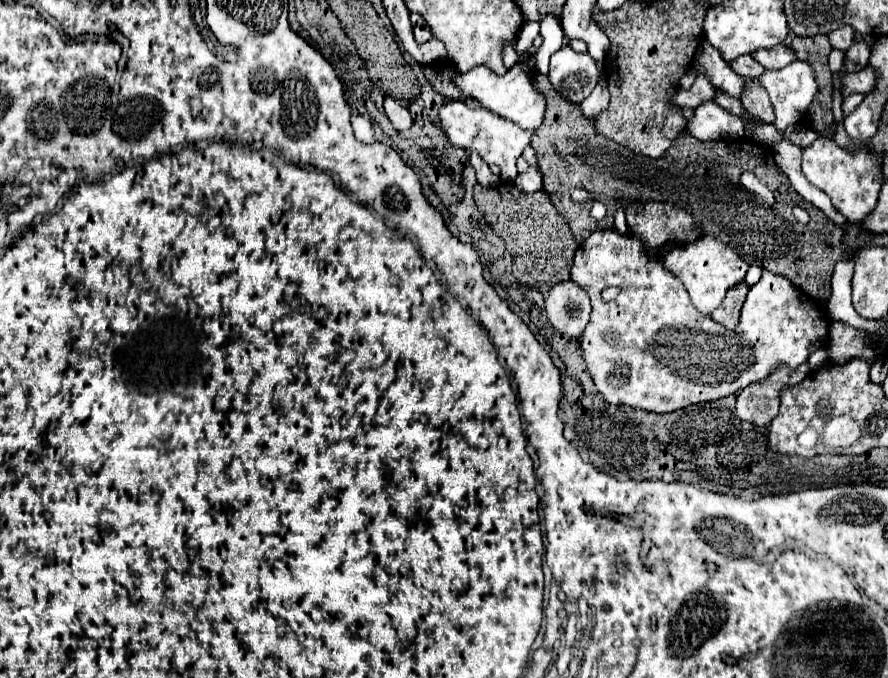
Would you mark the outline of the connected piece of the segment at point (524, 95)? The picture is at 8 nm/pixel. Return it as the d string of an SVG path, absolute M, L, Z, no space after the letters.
M525 62L515 64L513 68L509 68L505 76L497 76L487 66L475 66L469 72L459 72L459 76L455 76L457 78L455 88L459 88L465 98L471 98L471 100L479 102L489 112L495 112L497 116L503 116L505 120L517 122L519 128L535 130L543 122L545 98L541 96L541 92L533 90L529 74L531 74L531 66L525 64Z

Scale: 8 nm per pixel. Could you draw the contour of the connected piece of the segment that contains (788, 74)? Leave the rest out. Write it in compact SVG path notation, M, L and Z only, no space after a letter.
M795 60L781 70L765 70L759 78L775 108L774 126L784 131L803 120L817 96L817 80L811 64Z

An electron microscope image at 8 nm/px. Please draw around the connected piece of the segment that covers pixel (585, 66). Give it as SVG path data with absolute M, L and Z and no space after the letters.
M565 46L551 56L549 82L569 102L583 102L595 88L597 78L599 70L589 54L581 54L571 46Z

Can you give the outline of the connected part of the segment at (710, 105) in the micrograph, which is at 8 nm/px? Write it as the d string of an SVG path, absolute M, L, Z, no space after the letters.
M703 102L695 108L695 116L687 122L685 132L699 140L719 140L719 138L743 138L743 122L725 112L715 102Z

